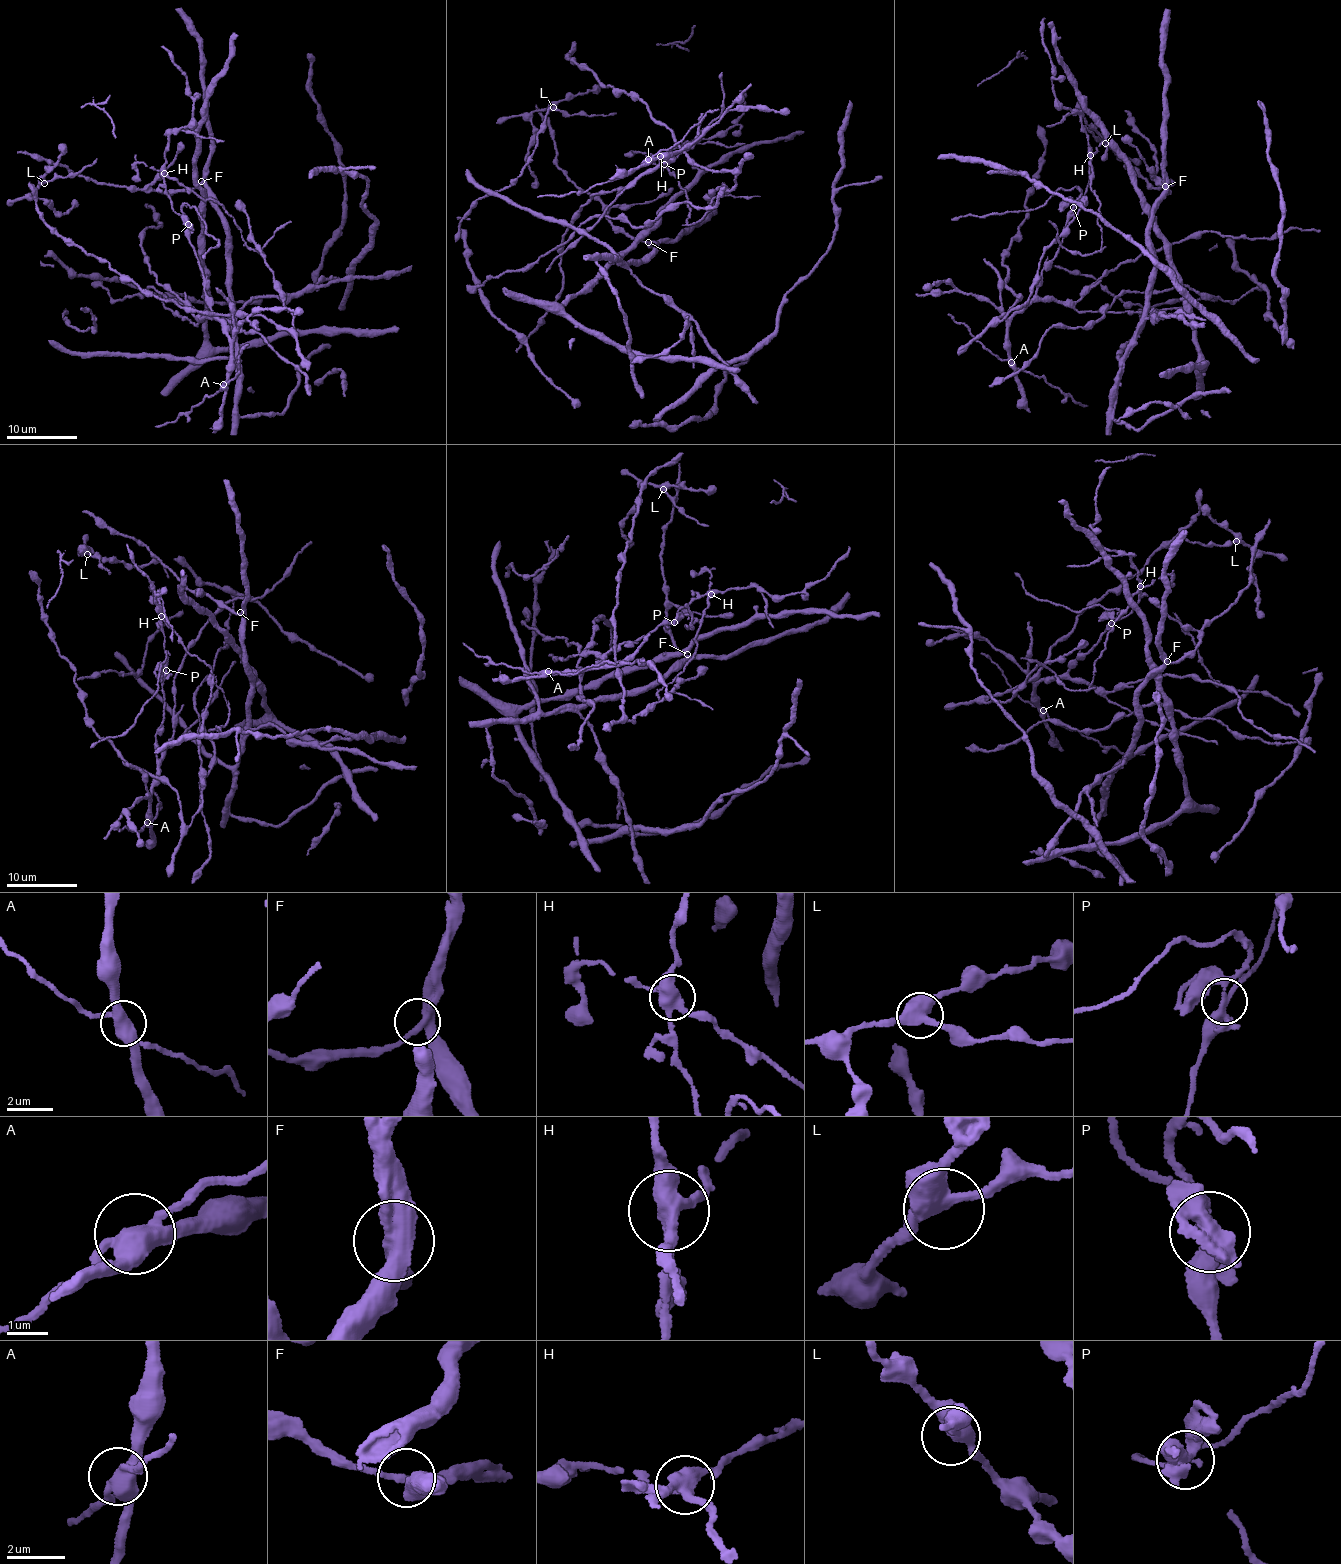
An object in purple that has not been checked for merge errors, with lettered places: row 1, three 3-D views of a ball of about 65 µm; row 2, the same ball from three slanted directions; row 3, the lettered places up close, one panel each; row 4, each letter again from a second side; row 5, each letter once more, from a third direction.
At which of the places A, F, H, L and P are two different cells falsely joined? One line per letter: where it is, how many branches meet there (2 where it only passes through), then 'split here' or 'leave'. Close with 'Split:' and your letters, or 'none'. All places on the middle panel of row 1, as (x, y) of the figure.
A: at (648, 159); 4 branches meet; split here
F: at (648, 242); 3 branches meet; leave
H: at (660, 156); 4 branches meet; split here
L: at (553, 107); 4 branches meet; leave
P: at (664, 164); 3 branches meet; split here
Split: A, H, P

